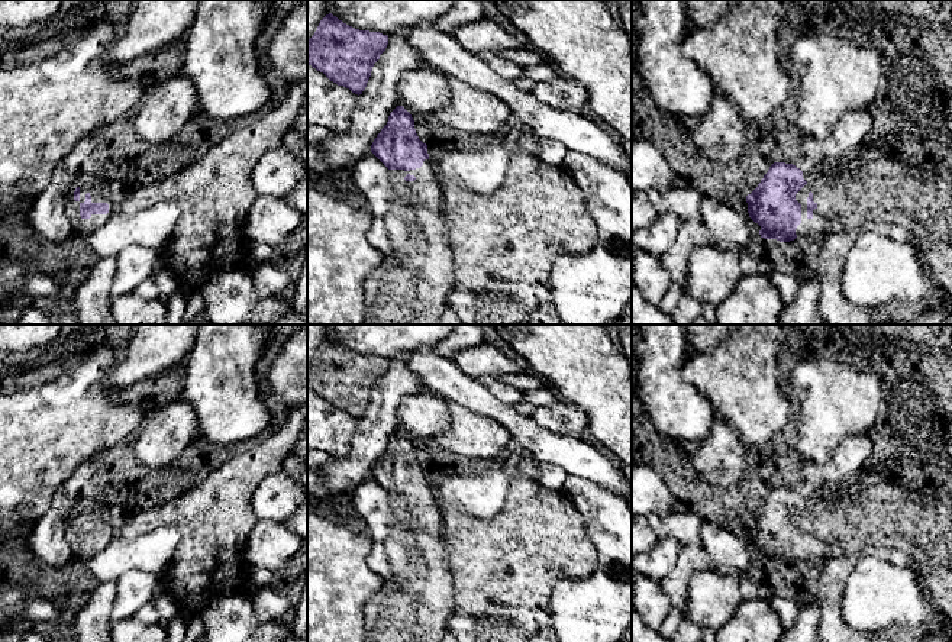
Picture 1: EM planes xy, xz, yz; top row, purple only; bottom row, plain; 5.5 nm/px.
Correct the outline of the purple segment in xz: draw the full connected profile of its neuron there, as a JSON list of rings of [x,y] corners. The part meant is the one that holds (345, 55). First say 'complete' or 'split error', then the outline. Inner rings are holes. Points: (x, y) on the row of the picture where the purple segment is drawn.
complete | [[[329,13],[307,39],[307,65],[359,96],[387,45],[387,35],[355,29]]]

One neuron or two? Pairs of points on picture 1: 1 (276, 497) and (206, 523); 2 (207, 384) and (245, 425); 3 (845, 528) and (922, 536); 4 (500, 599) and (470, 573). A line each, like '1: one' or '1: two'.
1: two
2: one
3: one
4: one

